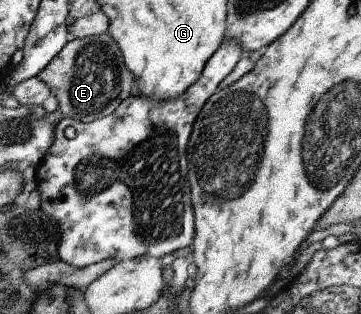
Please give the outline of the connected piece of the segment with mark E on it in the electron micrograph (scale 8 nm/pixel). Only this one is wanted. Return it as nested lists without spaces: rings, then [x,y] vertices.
[[[107,31],[82,39],[68,38],[64,47],[40,70],[37,76],[46,84],[48,92],[54,95],[57,109],[61,114],[81,122],[89,122],[111,114],[125,97],[133,94],[135,83],[135,79],[123,62],[119,47]]]

